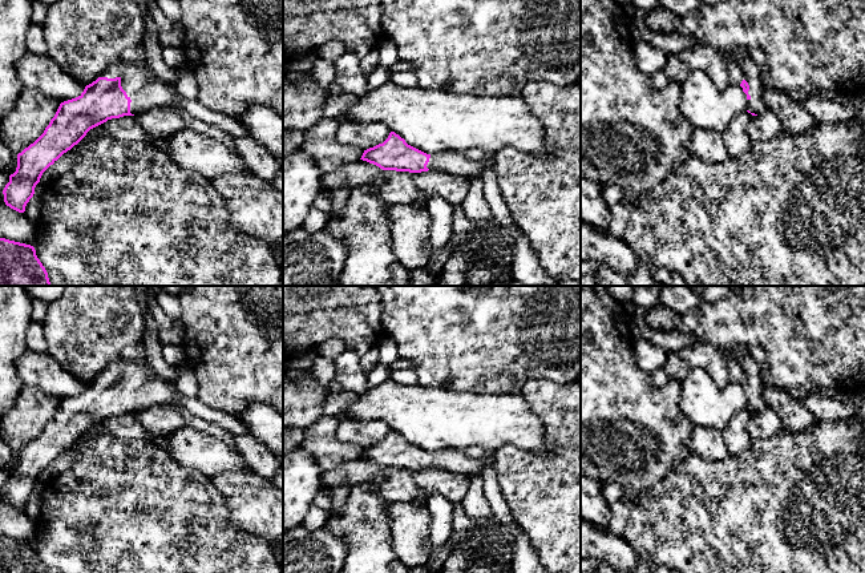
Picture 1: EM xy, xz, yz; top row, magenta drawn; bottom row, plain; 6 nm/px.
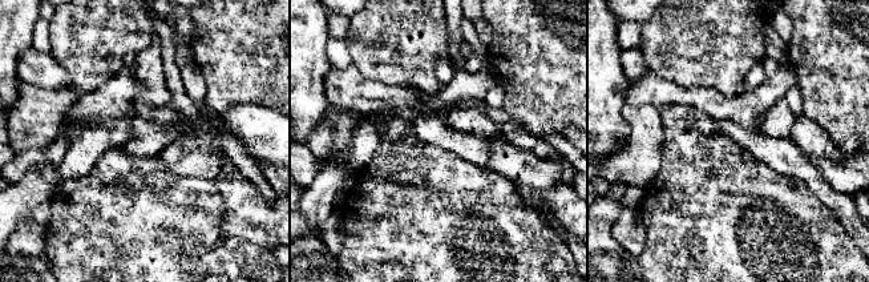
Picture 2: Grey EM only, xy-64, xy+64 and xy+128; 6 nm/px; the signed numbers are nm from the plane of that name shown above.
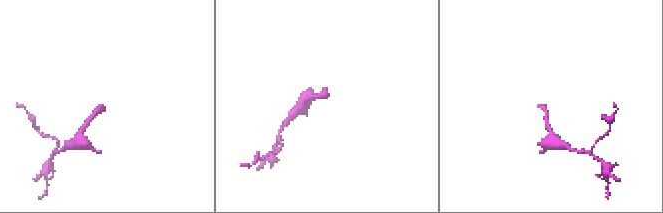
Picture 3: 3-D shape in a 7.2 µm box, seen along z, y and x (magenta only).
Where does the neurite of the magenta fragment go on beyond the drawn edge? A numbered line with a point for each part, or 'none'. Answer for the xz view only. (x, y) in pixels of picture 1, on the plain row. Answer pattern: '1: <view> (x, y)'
1: xz (455, 460)

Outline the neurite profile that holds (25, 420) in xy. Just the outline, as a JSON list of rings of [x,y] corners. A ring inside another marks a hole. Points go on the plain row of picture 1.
[[[23,384],[12,408],[0,417],[0,437],[15,452],[21,451],[44,431],[60,401]]]

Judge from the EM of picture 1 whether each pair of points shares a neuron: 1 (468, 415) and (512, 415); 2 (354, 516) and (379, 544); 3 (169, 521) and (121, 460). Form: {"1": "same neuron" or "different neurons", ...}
{"1": "same neuron", "2": "same neuron", "3": "same neuron"}

